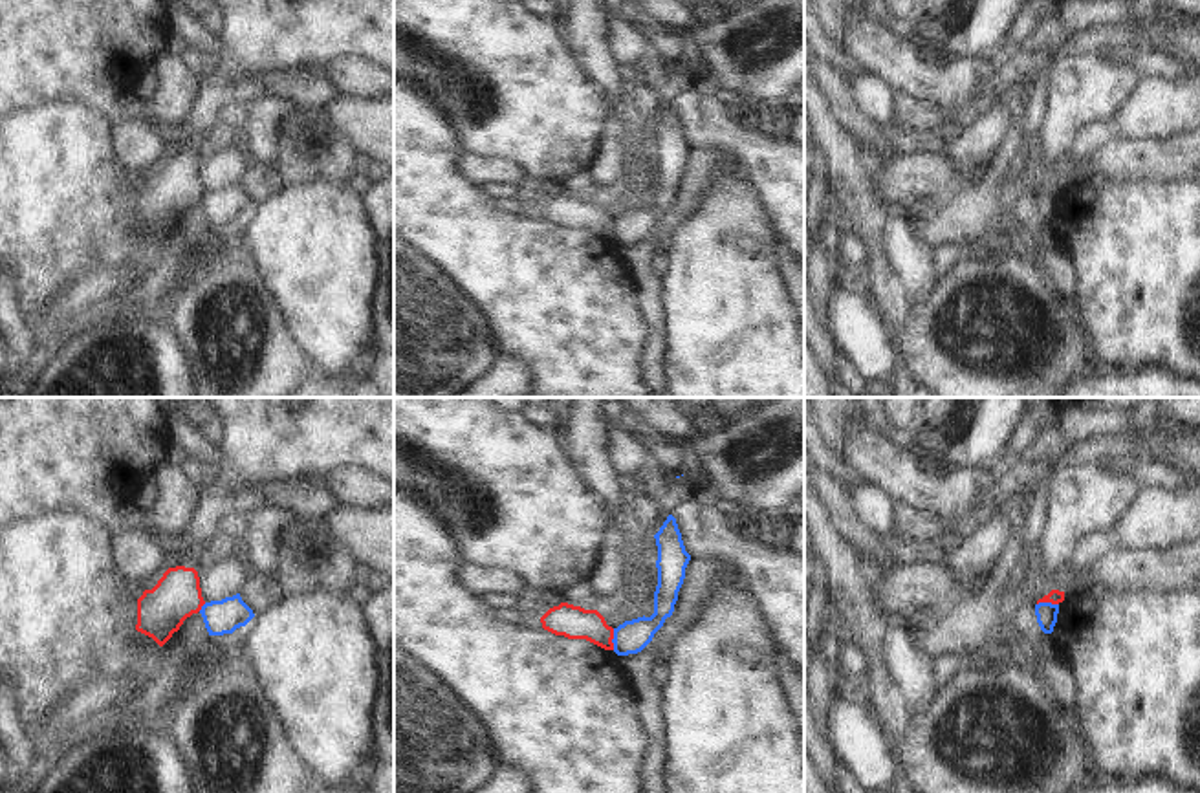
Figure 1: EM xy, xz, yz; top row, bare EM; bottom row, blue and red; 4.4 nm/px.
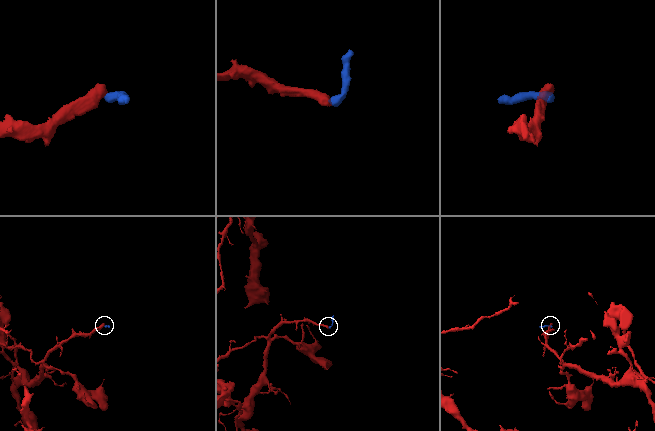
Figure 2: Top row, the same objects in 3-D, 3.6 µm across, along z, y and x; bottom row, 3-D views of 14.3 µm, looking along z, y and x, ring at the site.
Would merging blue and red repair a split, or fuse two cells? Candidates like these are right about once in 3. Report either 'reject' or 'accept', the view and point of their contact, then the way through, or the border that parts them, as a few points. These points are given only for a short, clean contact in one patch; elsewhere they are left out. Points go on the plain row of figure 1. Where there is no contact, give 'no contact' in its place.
reject | xz (612, 229) | along xz (614, 218), (612, 238)

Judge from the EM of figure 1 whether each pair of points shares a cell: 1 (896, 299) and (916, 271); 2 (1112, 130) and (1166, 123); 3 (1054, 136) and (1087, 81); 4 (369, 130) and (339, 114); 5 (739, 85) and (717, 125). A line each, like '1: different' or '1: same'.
1: different
2: same
3: same
4: same
5: different

